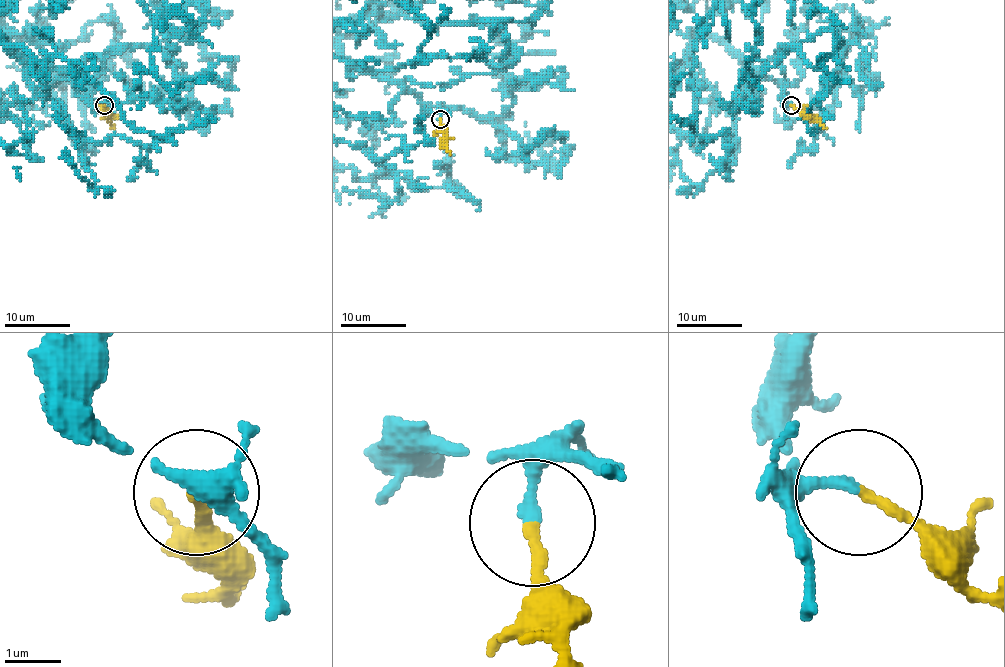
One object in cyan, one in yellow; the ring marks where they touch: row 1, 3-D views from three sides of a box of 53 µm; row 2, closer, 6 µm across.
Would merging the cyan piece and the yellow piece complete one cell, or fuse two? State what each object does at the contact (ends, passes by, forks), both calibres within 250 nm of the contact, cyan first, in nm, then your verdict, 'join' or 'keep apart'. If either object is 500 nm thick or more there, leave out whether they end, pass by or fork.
cyan ends there; yellow ends there; 200 nm thick on the cyan side, 190 nm on the other; join

